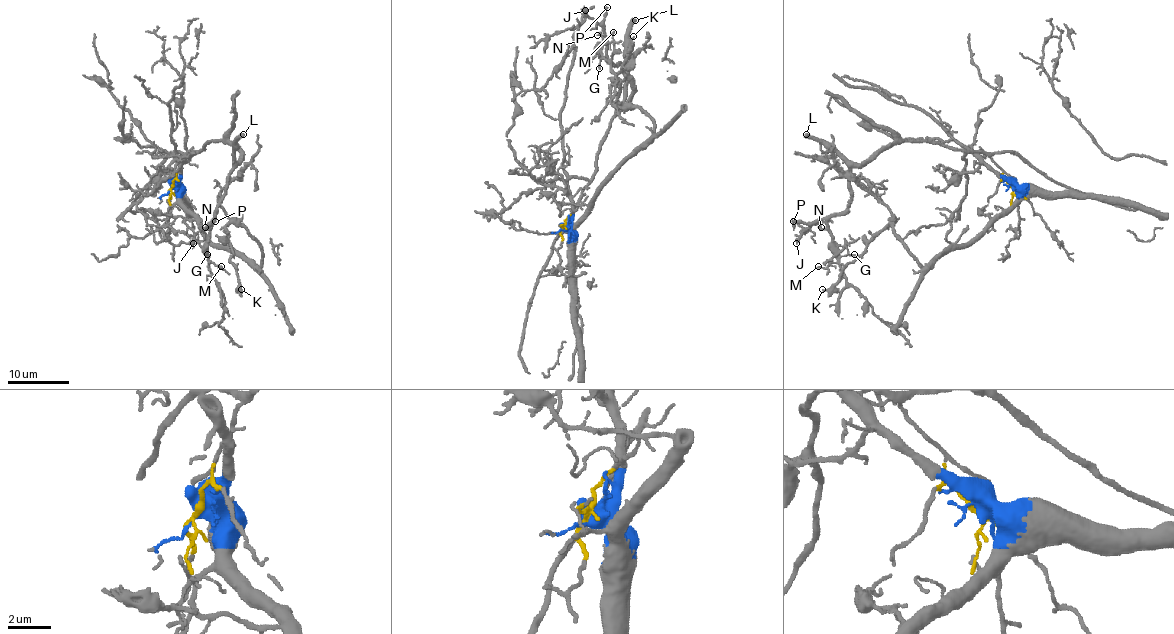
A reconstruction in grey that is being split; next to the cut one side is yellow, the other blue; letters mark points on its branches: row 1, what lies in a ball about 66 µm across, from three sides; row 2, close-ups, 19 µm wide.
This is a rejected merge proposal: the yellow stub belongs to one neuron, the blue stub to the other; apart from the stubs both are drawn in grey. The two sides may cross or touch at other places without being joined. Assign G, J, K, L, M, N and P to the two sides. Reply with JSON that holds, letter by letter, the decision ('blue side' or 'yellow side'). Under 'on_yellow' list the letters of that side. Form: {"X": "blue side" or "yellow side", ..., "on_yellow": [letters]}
{"G": "yellow side", "J": "yellow side", "K": "blue side", "L": "yellow side", "M": "yellow side", "N": "yellow side", "P": "yellow side", "on_yellow": ["G", "J", "L", "M", "N", "P"]}

